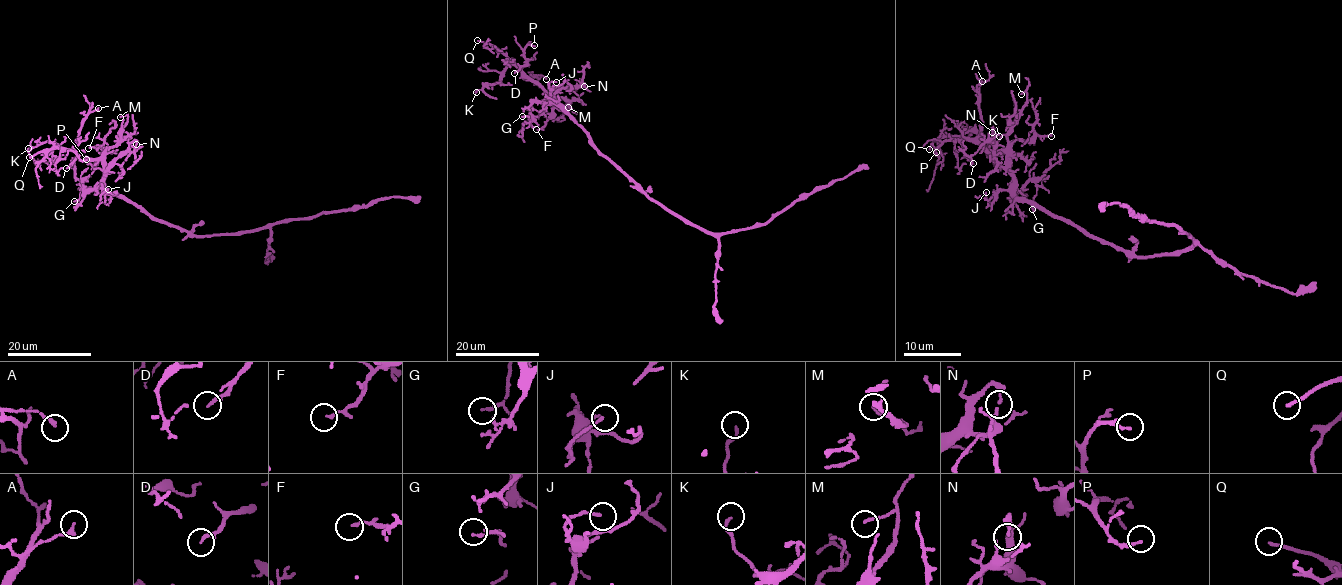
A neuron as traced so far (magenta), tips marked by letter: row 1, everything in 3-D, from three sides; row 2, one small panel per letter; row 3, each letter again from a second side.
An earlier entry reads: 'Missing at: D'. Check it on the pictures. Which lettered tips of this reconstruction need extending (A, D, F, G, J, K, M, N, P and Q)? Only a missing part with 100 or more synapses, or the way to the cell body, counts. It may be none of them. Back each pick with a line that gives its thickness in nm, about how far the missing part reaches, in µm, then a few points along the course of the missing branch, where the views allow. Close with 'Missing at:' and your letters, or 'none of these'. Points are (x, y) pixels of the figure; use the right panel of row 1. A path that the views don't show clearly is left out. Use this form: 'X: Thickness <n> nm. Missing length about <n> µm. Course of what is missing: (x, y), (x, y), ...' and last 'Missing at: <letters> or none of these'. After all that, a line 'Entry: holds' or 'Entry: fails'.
Q: Thickness 150 nm. Missing length about 30 µm. Course of what is missing: (929, 149), (936, 159), (942, 158), (944, 134), (954, 123), (957, 100)
Missing at: Q
Entry: fails

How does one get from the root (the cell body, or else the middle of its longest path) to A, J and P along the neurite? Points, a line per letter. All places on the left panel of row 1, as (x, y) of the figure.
A: (188, 232), (156, 220), (105, 189), (103, 162), (86, 157), (75, 146), (81, 121), (98, 108)
J: (188, 232), (156, 220), (143, 209), (111, 195), (103, 188), (100, 195), (108, 189)
P: (188, 232), (112, 195), (104, 186), (103, 162), (74, 150), (86, 159)

